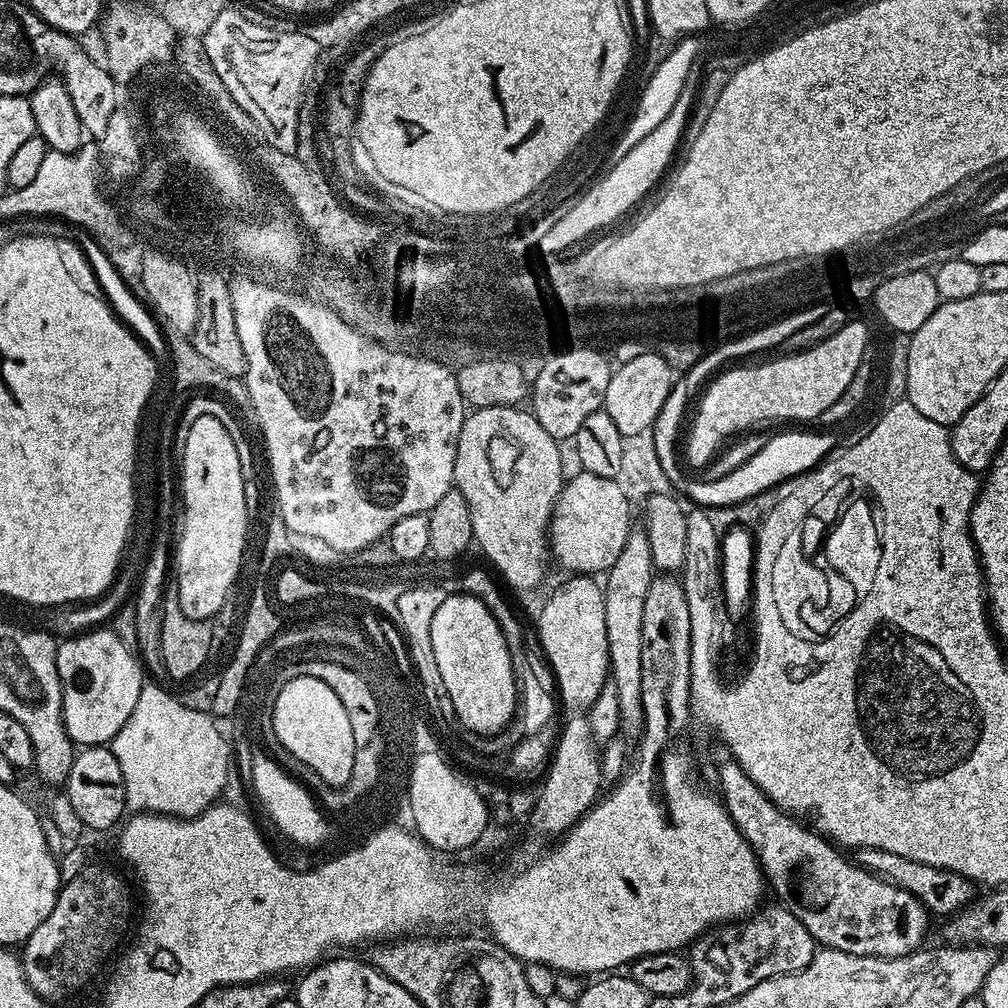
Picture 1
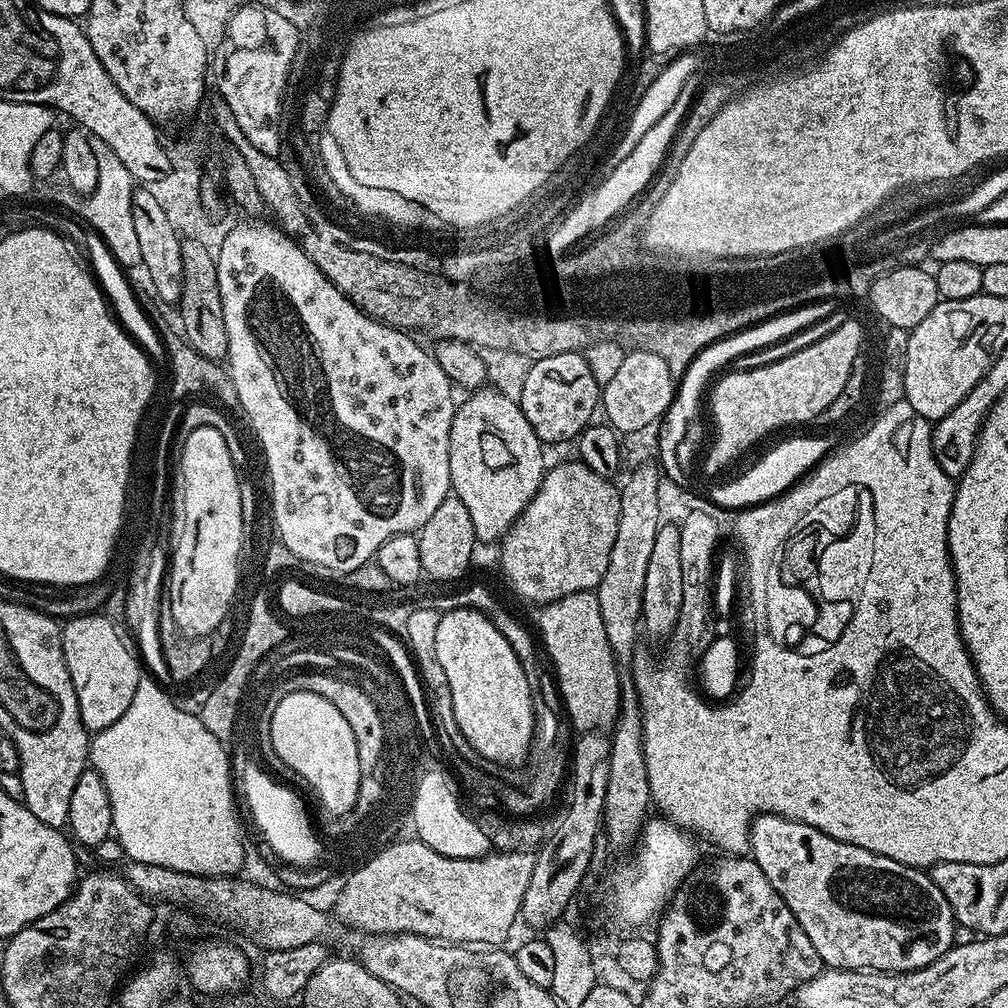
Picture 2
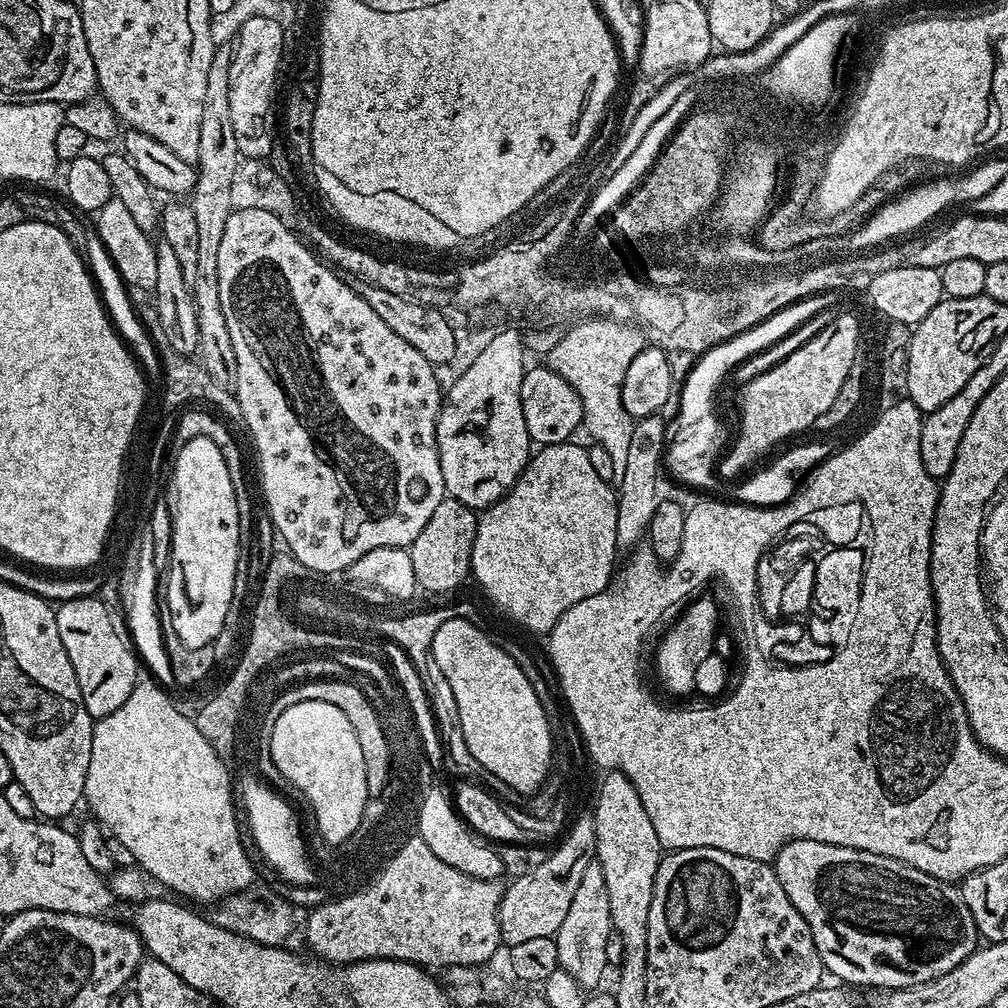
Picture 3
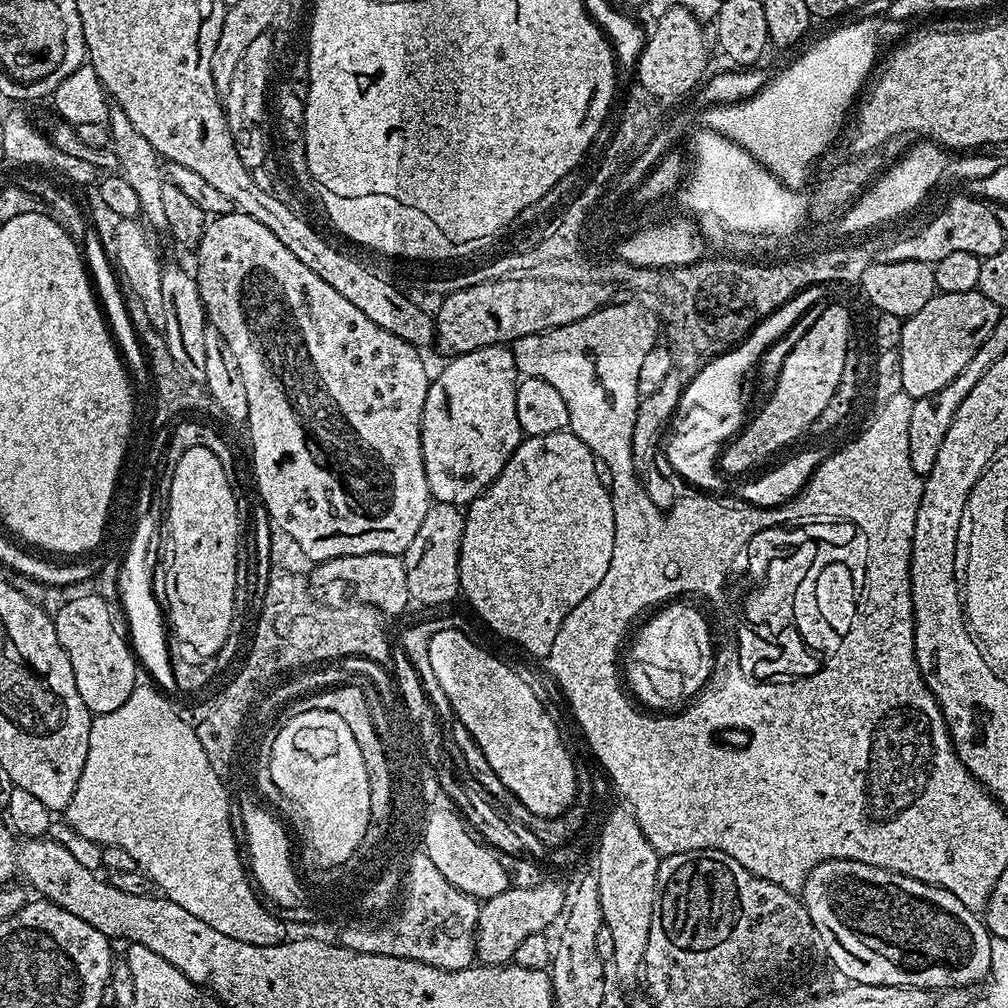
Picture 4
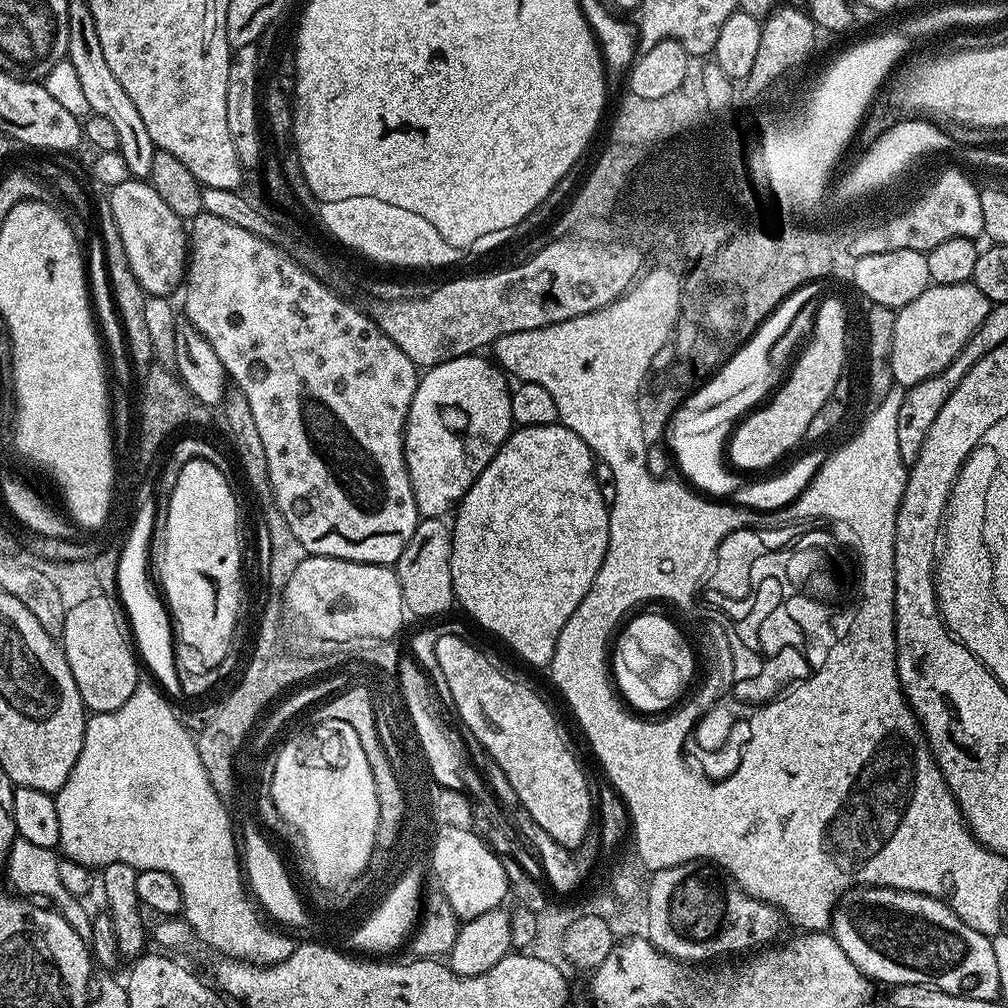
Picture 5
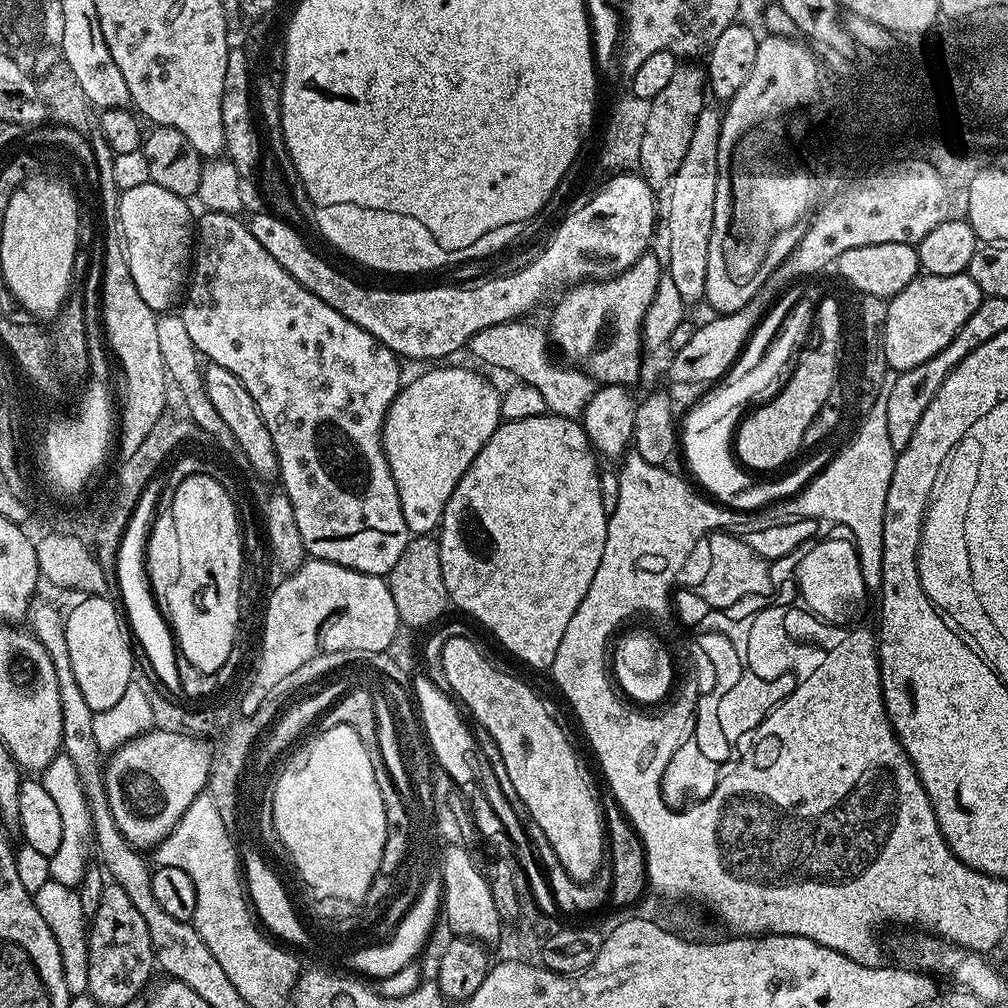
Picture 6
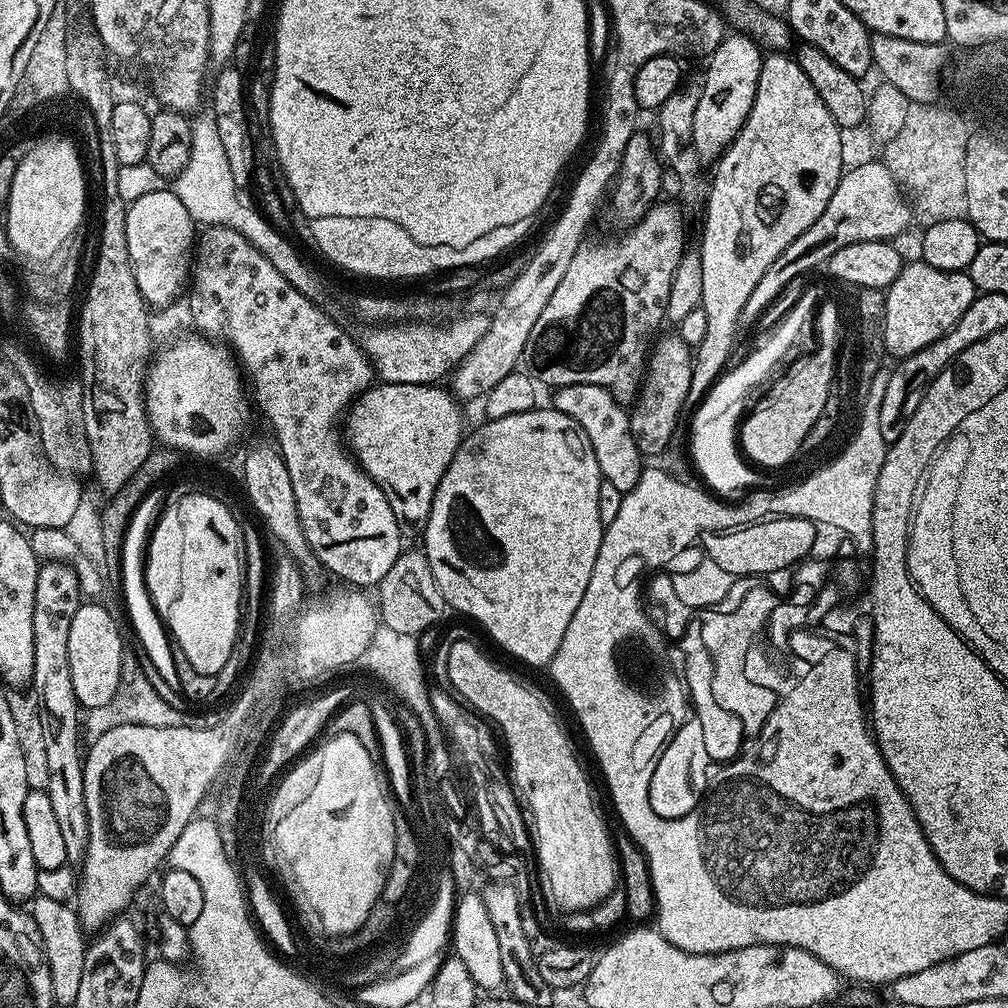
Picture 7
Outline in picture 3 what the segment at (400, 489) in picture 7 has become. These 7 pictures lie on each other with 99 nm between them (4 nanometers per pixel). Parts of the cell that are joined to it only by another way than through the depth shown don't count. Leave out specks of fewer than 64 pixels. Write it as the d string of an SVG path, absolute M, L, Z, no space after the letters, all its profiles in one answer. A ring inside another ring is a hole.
M508 328L495 333L474 364L446 388L436 423L442 482L451 499L473 510L501 500L528 465L530 441L520 397L525 371L524 344L519 334Z

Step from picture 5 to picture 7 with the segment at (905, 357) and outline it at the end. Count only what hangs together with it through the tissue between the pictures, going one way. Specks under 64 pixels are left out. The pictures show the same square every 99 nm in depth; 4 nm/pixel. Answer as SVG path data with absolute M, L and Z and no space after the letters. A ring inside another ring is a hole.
M922 258L905 263L900 269L898 278L884 293L884 350L889 357L903 358L916 354L930 342L942 338L978 295L974 282L968 277L967 271L951 272L938 270L930 266Z

